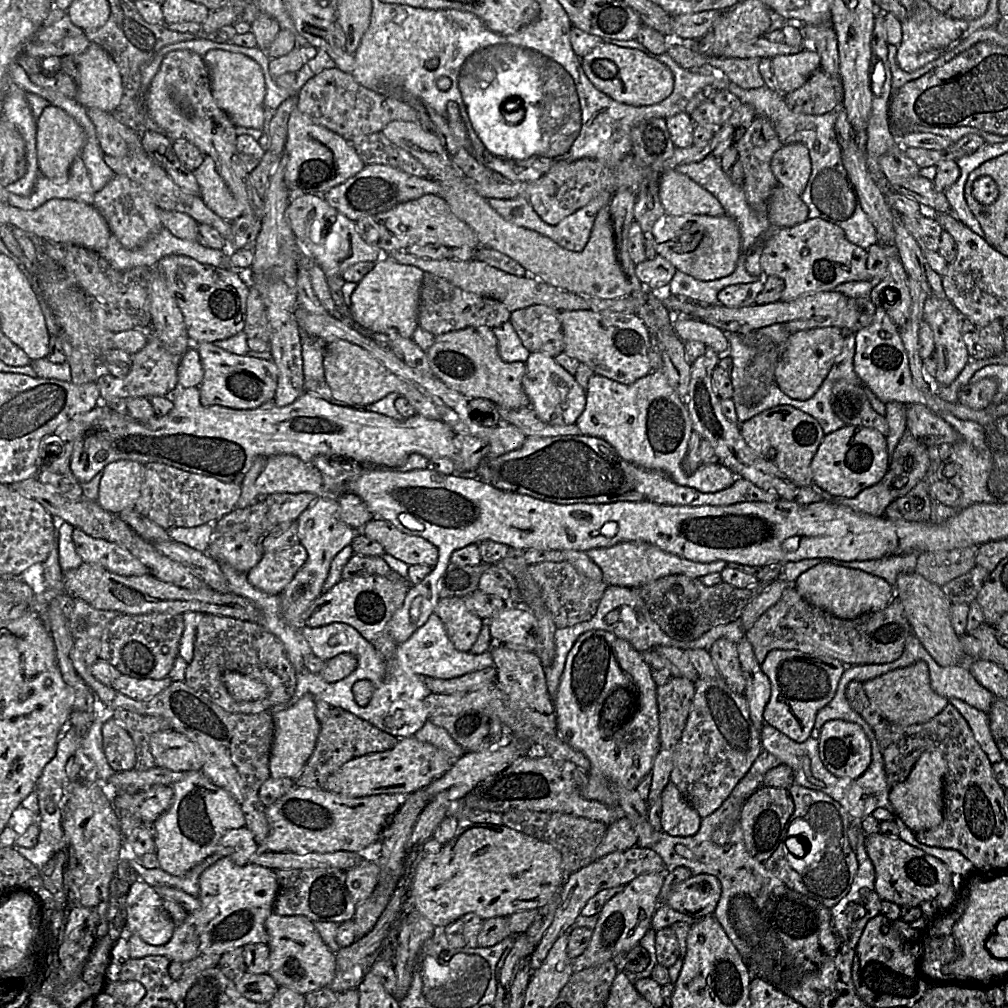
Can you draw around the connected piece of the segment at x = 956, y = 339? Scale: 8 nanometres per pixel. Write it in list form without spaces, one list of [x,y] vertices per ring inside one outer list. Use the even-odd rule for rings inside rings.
[[[931,294],[925,301],[924,321],[932,330],[938,365],[933,384],[951,385],[969,360],[961,333],[963,318],[947,298]]]

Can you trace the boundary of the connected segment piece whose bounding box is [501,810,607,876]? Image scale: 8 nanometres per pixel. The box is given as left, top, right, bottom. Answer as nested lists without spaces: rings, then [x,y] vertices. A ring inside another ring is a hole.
[[[511,810],[501,814],[501,817],[503,826],[546,842],[557,849],[561,854],[561,868],[565,876],[569,876],[593,861],[593,853],[607,831],[607,825],[603,822],[560,812]]]

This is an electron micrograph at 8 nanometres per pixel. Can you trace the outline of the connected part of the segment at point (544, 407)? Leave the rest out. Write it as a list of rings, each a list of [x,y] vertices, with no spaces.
[[[542,352],[530,353],[525,366],[522,386],[537,417],[550,425],[575,424],[585,408],[586,394],[574,376],[561,367],[554,358]]]

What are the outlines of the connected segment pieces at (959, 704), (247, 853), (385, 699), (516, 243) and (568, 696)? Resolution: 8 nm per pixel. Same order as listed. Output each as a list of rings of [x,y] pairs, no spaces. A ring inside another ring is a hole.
[[[957,698],[949,699],[949,703],[952,704],[967,721],[975,740],[986,753],[989,761],[992,764],[1002,761],[1002,755],[990,731],[988,713],[980,711]]]
[[[246,826],[227,831],[215,849],[221,858],[228,857],[238,866],[249,863],[249,858],[258,851],[254,834]]]
[[[220,563],[229,585],[230,593],[252,600],[260,611],[260,623],[276,635],[283,643],[288,658],[296,671],[296,689],[292,697],[284,704],[274,706],[269,711],[284,710],[293,706],[303,695],[310,693],[316,700],[327,702],[332,708],[340,707],[360,719],[368,721],[398,740],[414,737],[431,716],[424,699],[431,691],[425,686],[425,677],[450,679],[464,674],[493,667],[493,659],[488,650],[482,654],[472,654],[457,650],[450,641],[440,618],[432,613],[427,621],[418,628],[408,640],[398,644],[395,657],[386,663],[375,647],[354,627],[343,622],[334,622],[320,627],[304,625],[301,629],[290,626],[281,614],[280,594],[268,594],[252,586],[246,573],[239,572],[227,563]],[[314,653],[327,661],[340,653],[351,653],[357,658],[357,667],[347,677],[327,682],[319,674],[312,673],[304,664],[304,657]],[[362,679],[370,680],[374,692],[366,706],[359,706],[352,693],[353,684]]]
[[[472,188],[450,193],[449,197],[443,199],[455,216],[474,230],[480,242],[479,247],[488,247],[506,254],[541,281],[570,293],[601,299],[618,299],[632,293],[631,285],[618,265],[609,205],[598,212],[584,249],[570,251],[549,237],[504,219]]]
[[[589,630],[579,636],[567,654],[563,673],[557,693],[553,699],[556,717],[556,735],[576,750],[582,752],[590,761],[591,768],[587,773],[587,784],[581,789],[581,795],[588,800],[595,800],[607,806],[618,808],[618,796],[615,787],[636,789],[642,779],[651,773],[653,761],[660,747],[659,714],[657,704],[657,685],[655,684],[648,665],[643,661],[642,654],[636,651],[629,642],[618,638],[604,630]]]

